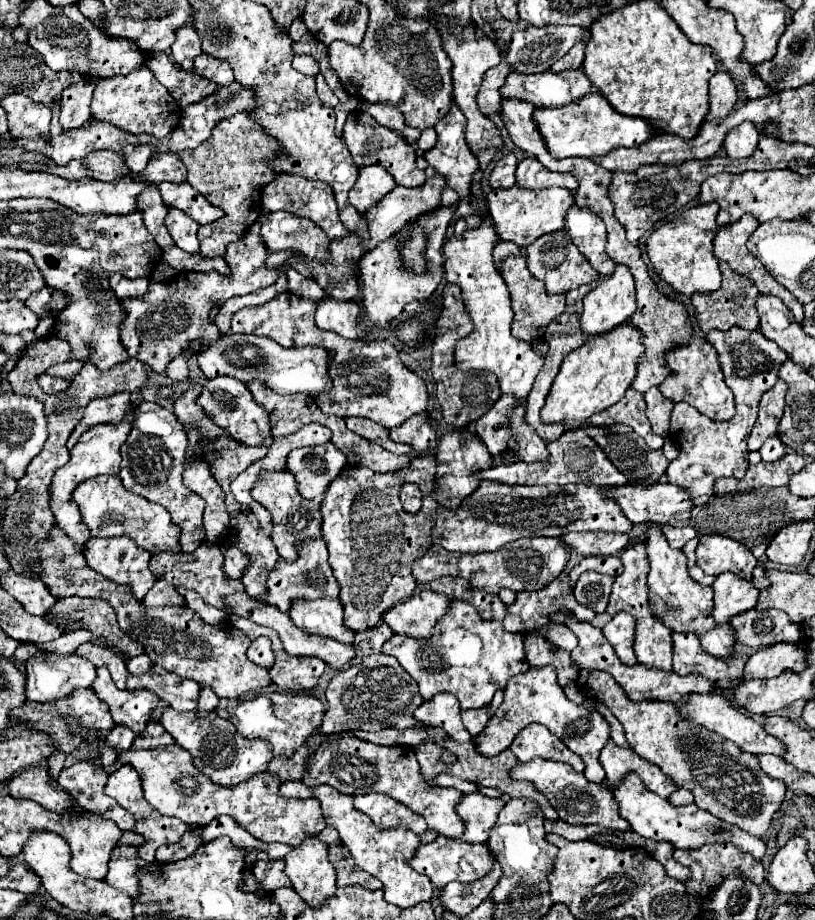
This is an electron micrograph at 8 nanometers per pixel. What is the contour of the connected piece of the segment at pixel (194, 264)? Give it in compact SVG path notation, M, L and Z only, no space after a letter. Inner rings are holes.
M173 246L163 251L163 260L169 263L177 272L187 272L187 270L195 270L195 272L209 272L209 270L217 270L219 274L229 274L229 268L225 264L225 260L221 256L215 258L205 258L199 252L197 254L187 254L181 248Z

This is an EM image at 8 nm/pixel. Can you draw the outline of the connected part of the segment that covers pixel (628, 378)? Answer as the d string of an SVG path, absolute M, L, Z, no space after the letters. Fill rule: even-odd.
M625 322L621 328L613 328L609 336L591 336L587 344L563 360L541 410L543 422L565 422L567 428L575 428L585 424L591 414L617 404L625 396L627 388L631 388L643 354L645 340L641 340L641 332L637 332L637 328L633 328L629 322Z

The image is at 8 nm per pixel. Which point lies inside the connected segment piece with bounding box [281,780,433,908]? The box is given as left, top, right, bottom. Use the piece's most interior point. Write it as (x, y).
(381, 853)

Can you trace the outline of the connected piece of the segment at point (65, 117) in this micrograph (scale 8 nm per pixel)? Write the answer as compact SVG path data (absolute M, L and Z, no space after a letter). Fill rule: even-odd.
M81 80L79 84L73 84L63 90L61 98L61 116L59 122L63 130L79 128L91 120L91 96L93 96L95 84L89 80Z

